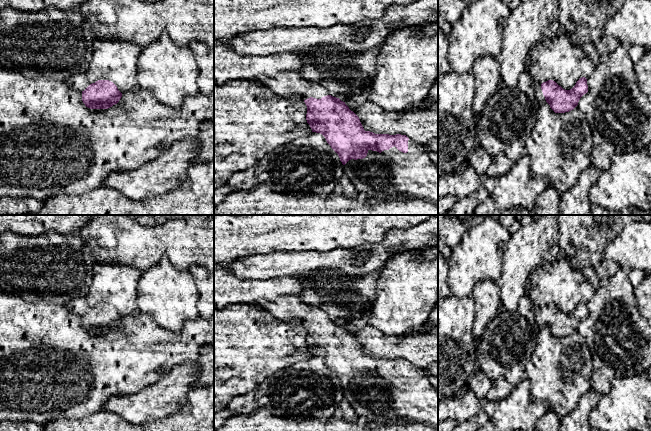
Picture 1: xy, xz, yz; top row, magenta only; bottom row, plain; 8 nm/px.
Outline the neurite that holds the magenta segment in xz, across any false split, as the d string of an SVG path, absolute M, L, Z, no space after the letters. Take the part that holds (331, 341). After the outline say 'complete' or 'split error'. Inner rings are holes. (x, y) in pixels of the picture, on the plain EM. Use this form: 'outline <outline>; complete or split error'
outline M282 296L276 300L260 299L258 305L279 319L298 318L307 330L306 344L312 356L322 358L343 388L344 400L356 411L365 423L422 423L438 429L438 389L431 385L424 369L409 363L406 359L375 358L365 355L359 341L345 326L333 321L319 308L304 303L300 296Z; split error

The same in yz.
outline M580 302L570 314L565 314L555 305L543 307L534 306L535 321L542 327L547 326L555 337L565 337L573 334L580 322L588 316L587 303Z; split error

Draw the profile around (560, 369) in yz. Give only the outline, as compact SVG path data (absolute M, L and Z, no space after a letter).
M545 325L540 328L534 352L525 365L527 379L530 381L532 401L545 401L548 411L560 417L577 407L583 394L591 389L593 357L586 340L576 330L565 337L555 337Z

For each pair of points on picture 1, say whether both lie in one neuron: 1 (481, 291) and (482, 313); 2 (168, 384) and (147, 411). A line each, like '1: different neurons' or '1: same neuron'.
1: same neuron
2: same neuron

